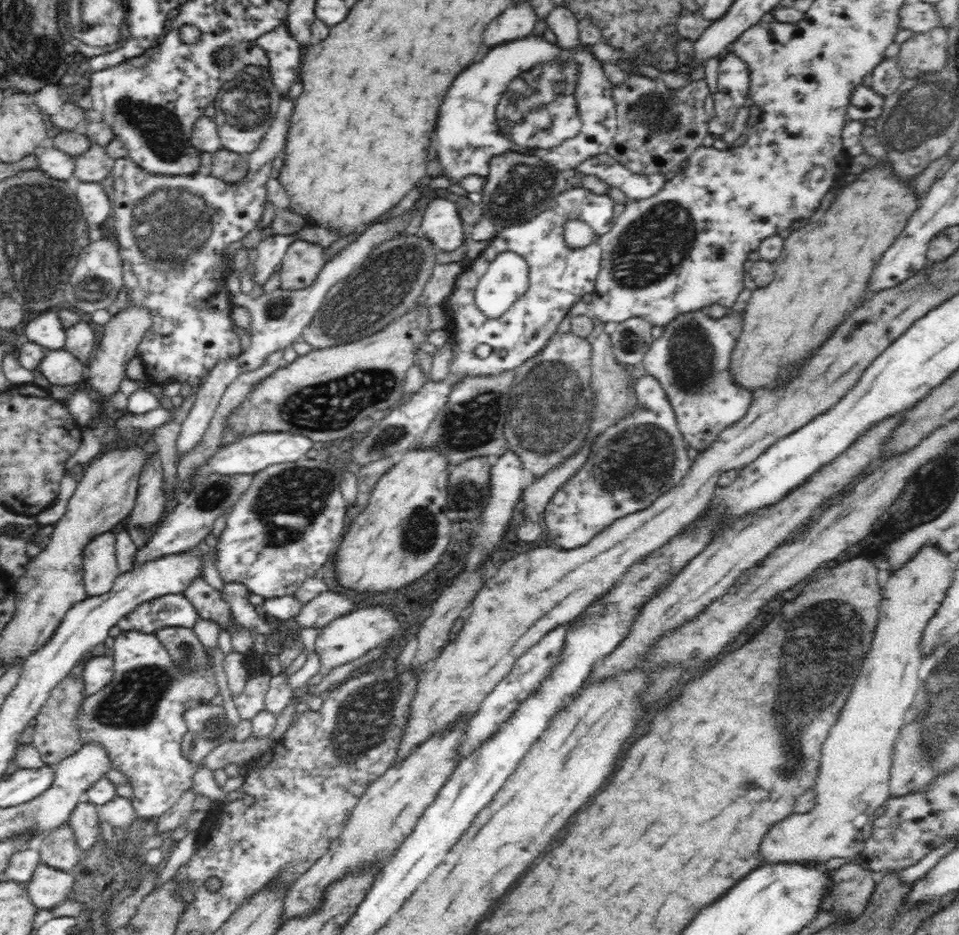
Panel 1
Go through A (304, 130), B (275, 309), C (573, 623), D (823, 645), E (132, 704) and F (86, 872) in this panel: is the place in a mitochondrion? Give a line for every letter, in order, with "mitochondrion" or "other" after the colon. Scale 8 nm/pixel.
A: other
B: mitochondrion
C: other
D: mitochondrion
E: mitochondrion
F: other

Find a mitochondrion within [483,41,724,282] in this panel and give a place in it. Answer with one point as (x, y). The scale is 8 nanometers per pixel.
(543, 110)

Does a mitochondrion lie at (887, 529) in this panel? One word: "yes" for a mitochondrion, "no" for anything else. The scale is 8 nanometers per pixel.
no

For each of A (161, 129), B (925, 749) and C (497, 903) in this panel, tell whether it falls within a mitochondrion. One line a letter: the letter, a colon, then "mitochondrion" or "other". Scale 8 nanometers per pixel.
A: mitochondrion
B: mitochondrion
C: other

